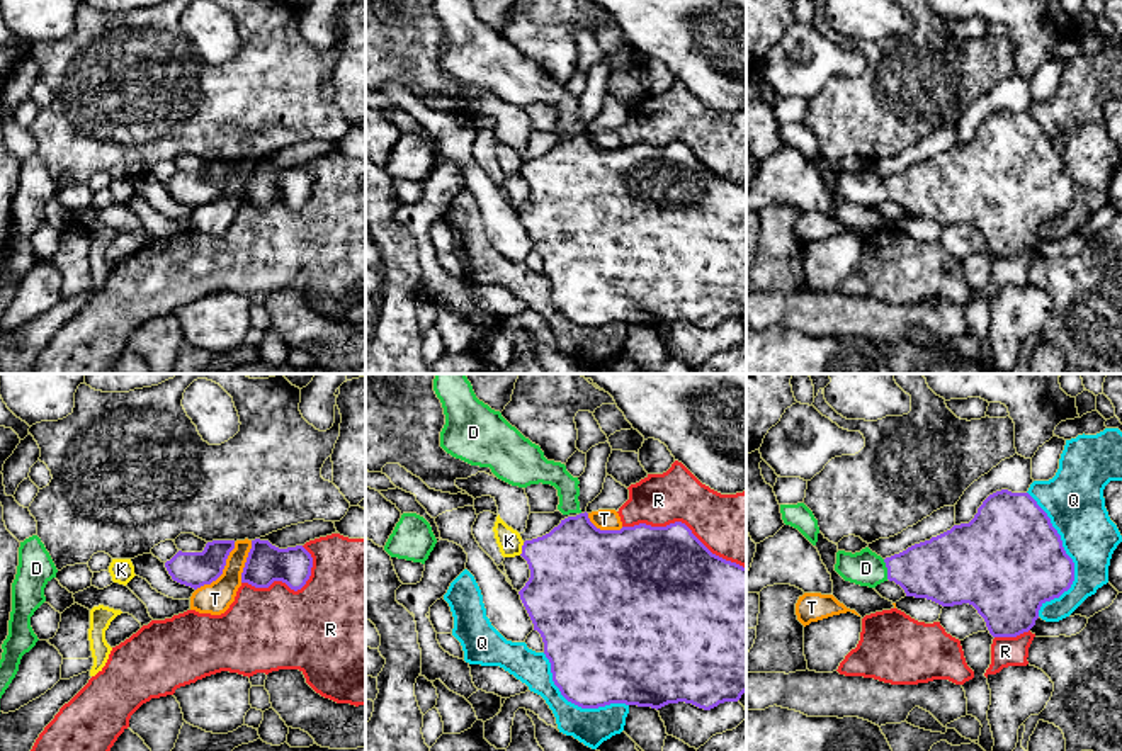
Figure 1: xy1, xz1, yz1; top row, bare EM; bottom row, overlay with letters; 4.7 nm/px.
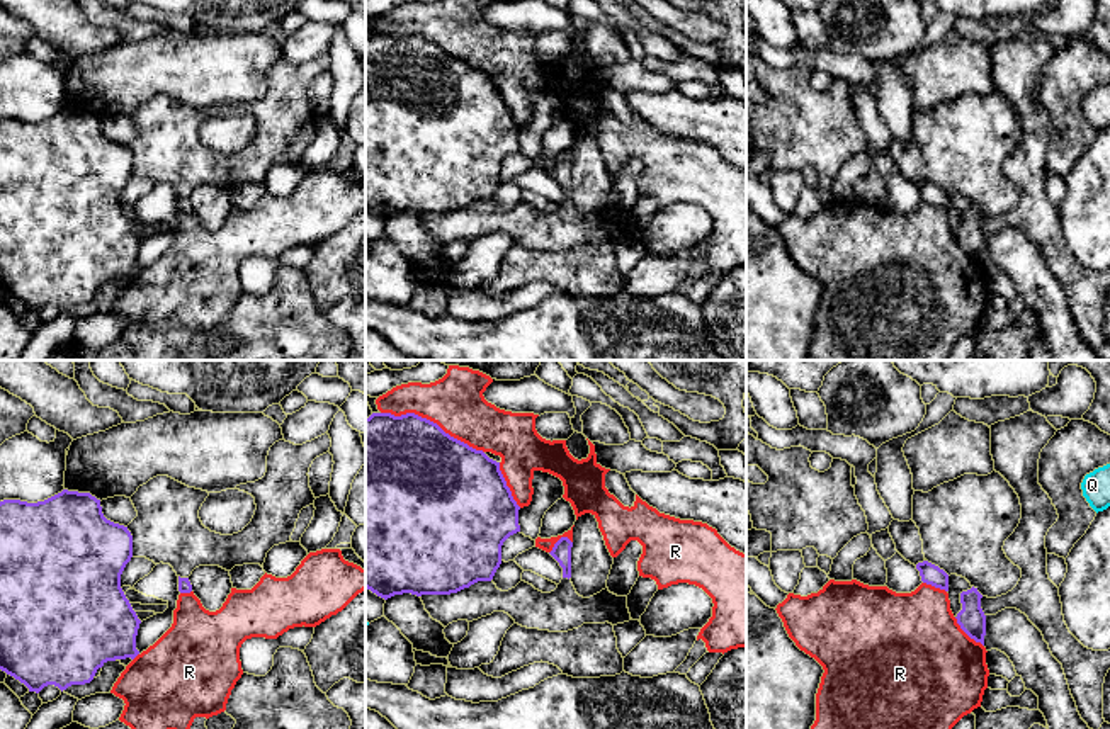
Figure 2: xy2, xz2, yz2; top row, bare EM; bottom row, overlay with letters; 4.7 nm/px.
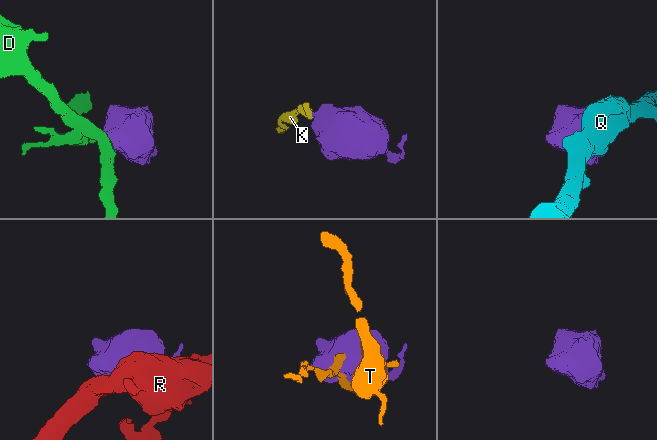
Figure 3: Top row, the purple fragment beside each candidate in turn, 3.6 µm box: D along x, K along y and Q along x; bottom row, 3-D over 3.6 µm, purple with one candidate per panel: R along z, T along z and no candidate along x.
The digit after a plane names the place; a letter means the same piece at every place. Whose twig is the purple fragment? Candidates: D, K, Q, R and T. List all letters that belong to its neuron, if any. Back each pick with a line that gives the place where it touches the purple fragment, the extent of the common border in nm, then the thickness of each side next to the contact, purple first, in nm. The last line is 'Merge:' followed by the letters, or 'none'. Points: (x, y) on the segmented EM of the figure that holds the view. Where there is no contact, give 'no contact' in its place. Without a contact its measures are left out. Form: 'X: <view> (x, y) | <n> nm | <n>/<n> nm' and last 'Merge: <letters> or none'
D: yz1 (888, 570) | 100 nm | 300/170 nm
Merge: D

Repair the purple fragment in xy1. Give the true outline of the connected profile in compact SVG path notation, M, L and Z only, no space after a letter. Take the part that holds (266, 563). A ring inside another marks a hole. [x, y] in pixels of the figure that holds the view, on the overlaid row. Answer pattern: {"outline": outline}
{"outline": "M252 540L241 583L255 588L269 588L274 581L286 583L291 590L301 590L311 576L313 557L303 547L279 549L269 540Z"}

